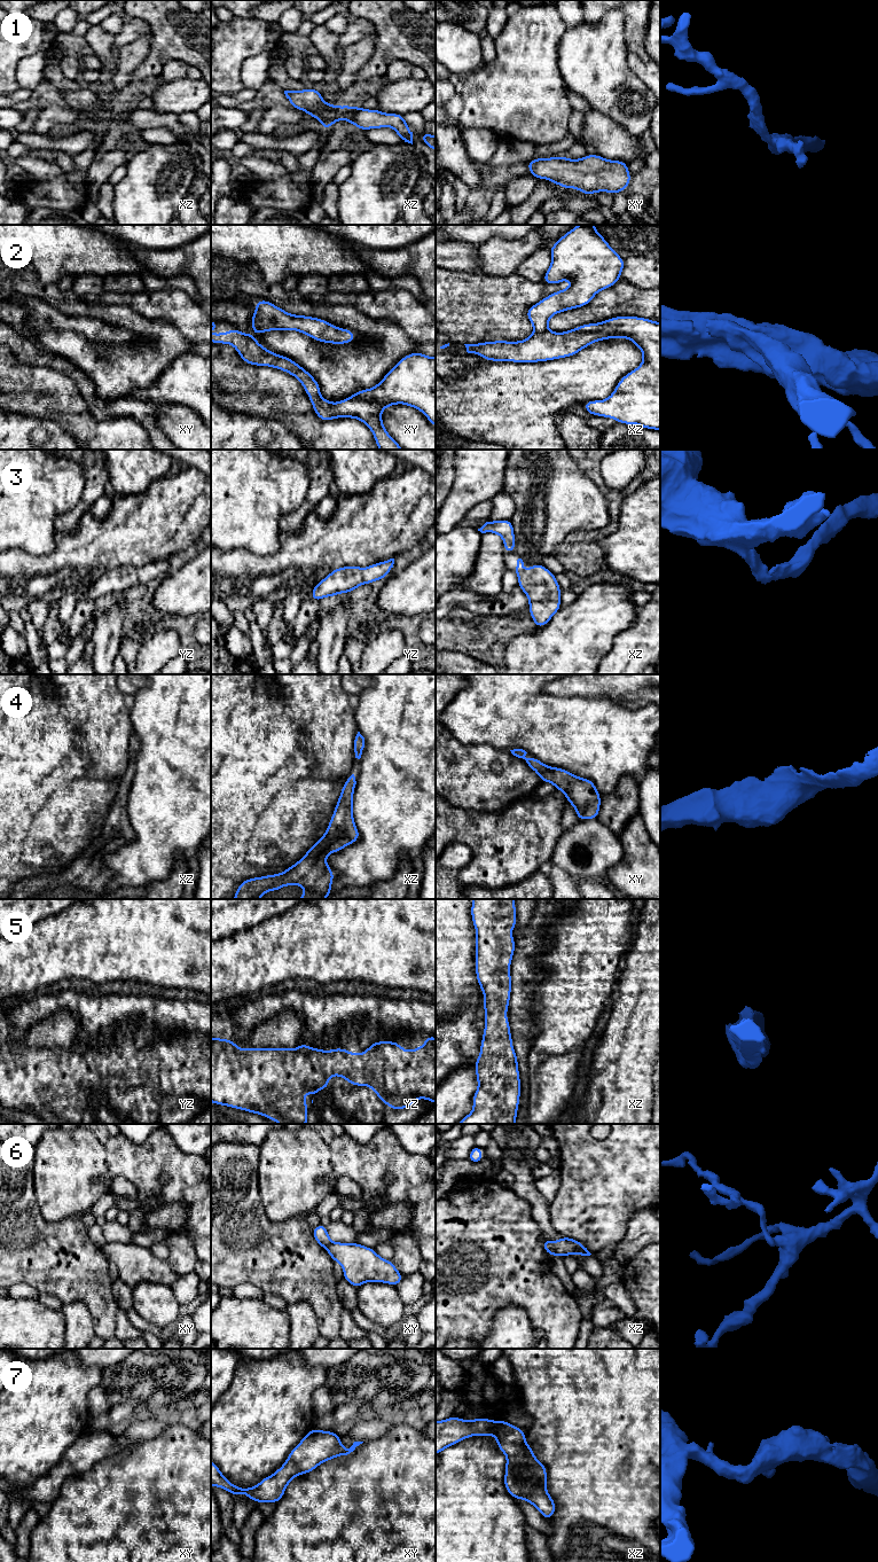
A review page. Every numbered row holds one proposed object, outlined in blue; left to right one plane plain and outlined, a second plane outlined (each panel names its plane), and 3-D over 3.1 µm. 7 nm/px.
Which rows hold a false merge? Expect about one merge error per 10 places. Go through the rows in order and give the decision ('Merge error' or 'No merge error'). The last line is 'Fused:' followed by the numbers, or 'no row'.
1: No merge error
2: No merge error
3: No merge error
4: No merge error
5: No merge error
6: Merge error
7: No merge error
Fused: 6

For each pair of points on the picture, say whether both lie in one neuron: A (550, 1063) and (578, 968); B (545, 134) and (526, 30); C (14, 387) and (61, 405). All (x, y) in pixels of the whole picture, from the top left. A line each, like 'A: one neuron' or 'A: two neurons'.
A: one neuron
B: one neuron
C: one neuron

